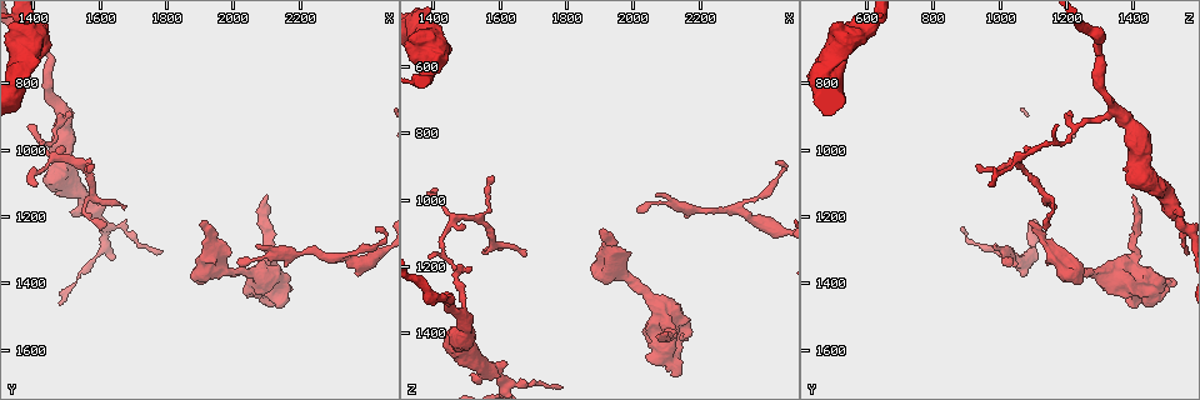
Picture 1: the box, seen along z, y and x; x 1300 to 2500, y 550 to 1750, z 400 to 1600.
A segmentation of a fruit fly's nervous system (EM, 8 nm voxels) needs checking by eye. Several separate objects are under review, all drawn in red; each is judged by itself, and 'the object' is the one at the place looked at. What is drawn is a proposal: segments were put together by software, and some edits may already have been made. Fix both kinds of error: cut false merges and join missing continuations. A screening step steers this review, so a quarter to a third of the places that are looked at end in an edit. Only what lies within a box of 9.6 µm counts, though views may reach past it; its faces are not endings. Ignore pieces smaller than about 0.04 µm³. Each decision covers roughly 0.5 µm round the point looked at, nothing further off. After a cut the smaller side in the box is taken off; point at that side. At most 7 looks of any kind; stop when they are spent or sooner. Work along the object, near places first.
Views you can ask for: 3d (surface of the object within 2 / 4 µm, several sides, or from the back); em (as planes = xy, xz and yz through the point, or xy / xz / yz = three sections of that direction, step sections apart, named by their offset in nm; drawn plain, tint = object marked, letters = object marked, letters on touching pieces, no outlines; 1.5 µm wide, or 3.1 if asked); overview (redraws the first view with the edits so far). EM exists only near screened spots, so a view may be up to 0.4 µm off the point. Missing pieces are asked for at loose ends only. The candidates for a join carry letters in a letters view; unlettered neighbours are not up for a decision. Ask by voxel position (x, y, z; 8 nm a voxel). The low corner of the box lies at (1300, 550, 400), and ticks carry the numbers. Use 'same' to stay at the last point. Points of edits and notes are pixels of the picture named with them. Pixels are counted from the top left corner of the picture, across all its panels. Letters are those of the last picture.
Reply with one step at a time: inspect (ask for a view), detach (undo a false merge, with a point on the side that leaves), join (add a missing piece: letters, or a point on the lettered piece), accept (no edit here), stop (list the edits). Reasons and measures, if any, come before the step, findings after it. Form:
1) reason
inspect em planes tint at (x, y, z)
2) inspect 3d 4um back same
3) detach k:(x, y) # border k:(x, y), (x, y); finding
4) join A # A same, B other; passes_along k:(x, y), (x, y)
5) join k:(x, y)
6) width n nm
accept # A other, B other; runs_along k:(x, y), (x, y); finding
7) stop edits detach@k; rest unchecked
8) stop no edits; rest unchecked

free end
inspect em planes letters at (1410, 1100, 960)

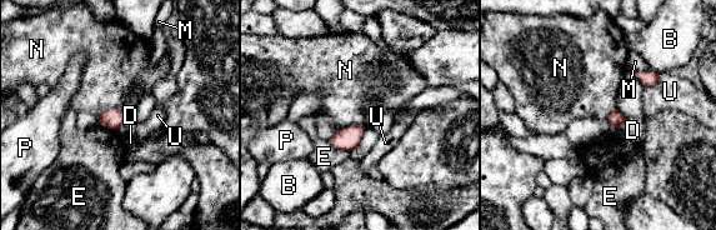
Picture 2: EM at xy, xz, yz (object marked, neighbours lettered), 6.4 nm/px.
accept # B other, D other, E other, M other, N other, P other, U other; border 2:(365, 126), (346, 125), (338, 130); no lettered piece goes on from it

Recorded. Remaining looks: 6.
branch stops here
inspect em planes letters at (1920, 1210, 1090)

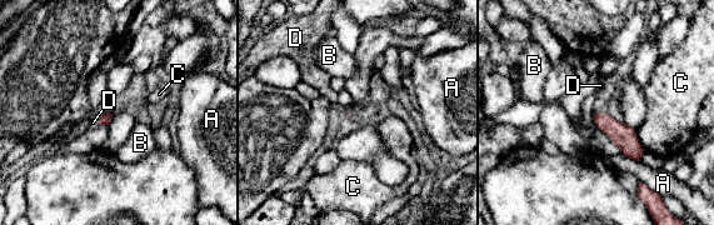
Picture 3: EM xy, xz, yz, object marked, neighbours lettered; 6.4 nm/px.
join D # A other, B other, C other, D same; passes_along 3:(104, 119), (99, 119), (93, 123); the neuron continues

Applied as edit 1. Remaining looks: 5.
inspect overview

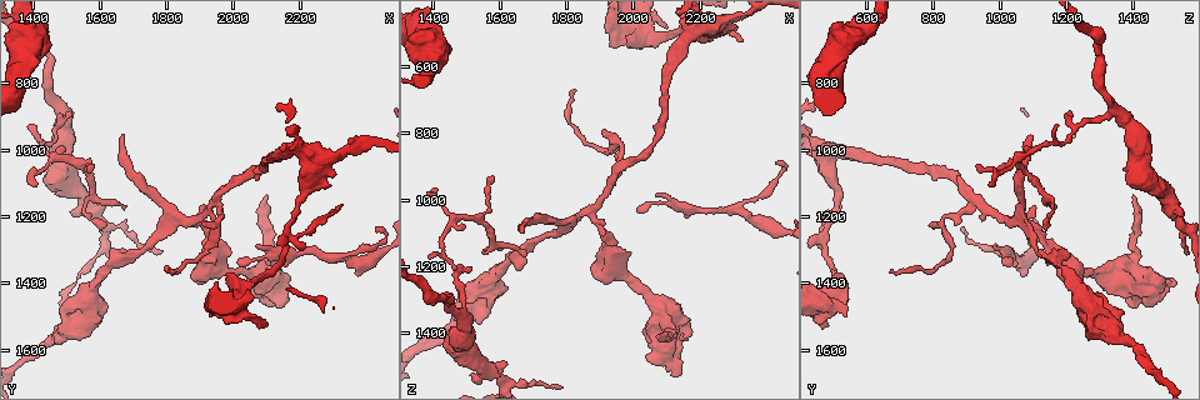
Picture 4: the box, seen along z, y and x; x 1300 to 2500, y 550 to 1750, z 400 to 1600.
inspect 3d 4um at (1680, 1170, 1160)

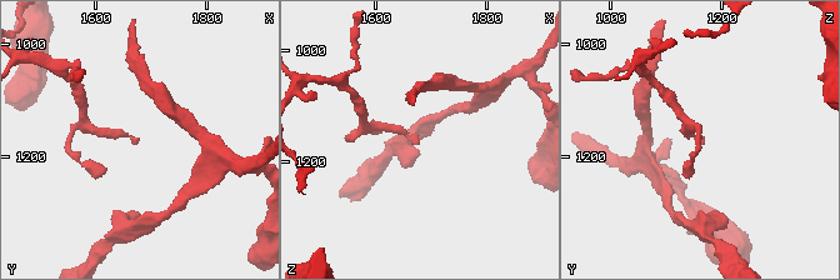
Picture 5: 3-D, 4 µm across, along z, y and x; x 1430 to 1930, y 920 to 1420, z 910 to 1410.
inspect em planes letters at (1675, 1170, 1165)

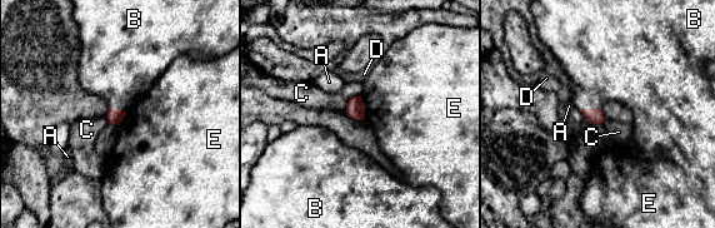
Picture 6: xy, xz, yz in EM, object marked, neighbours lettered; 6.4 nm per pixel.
join B # A other, B same, C other, D other, E other; passes_along 6:(593, 115), (589, 109), (599, 72); it goes on there

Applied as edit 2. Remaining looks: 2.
stop edits join@3, join@6; rest unchecked

